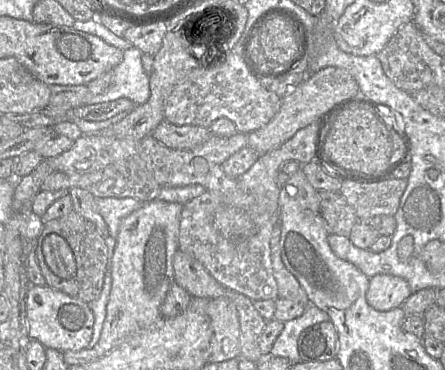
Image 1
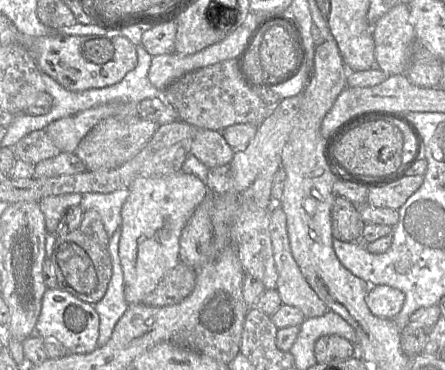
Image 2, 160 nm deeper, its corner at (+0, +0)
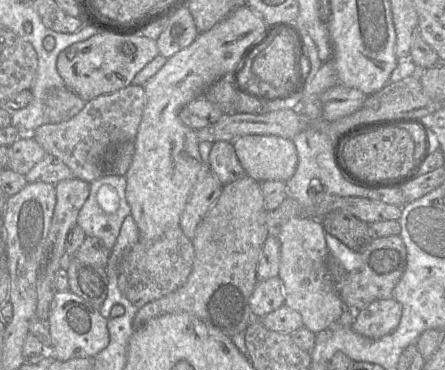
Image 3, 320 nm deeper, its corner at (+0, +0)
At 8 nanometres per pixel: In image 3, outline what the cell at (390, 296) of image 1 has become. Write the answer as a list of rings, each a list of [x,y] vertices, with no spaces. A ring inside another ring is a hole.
[[[394,298],[376,300],[354,312],[352,330],[362,336],[378,339],[396,329],[401,318],[401,305]]]

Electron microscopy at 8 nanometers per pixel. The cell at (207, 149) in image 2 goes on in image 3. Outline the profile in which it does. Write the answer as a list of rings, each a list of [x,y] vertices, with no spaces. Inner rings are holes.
[[[214,142],[206,168],[211,170],[223,185],[234,182],[246,175],[237,158],[232,142]]]

